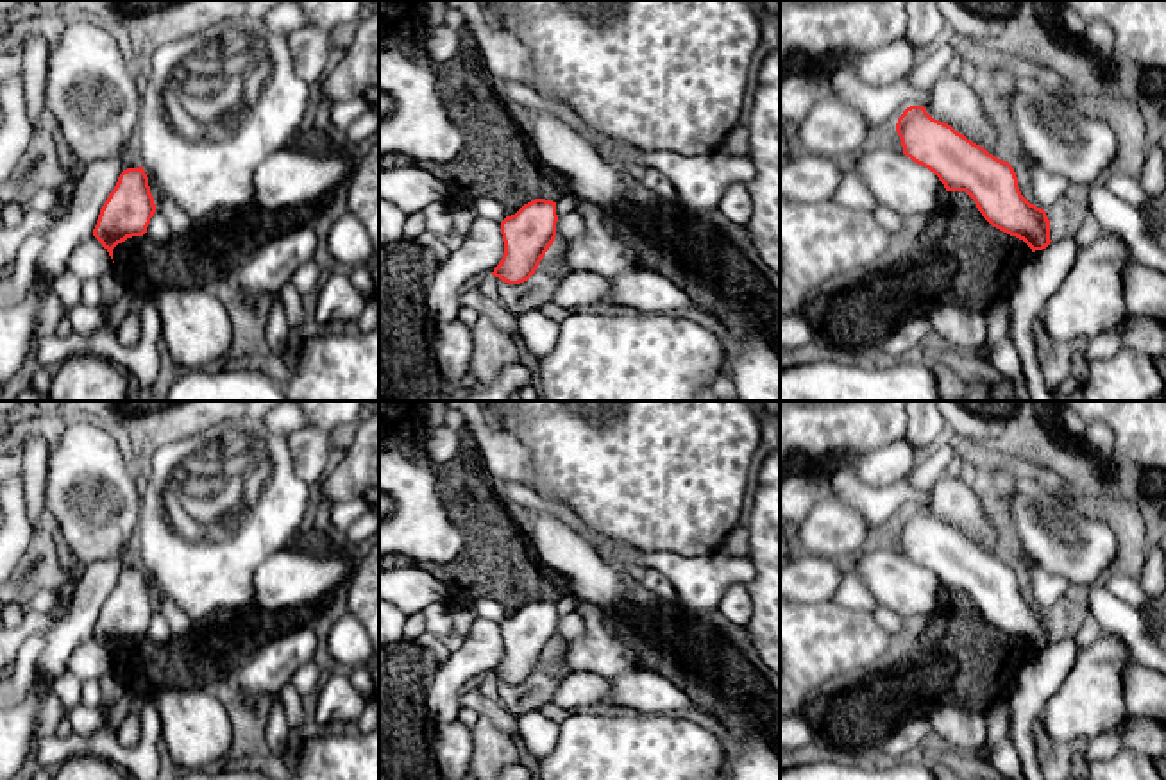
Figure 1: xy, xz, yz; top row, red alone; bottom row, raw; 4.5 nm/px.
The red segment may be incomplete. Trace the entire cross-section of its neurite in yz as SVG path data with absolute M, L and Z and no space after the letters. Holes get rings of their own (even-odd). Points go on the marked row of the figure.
M923 106L907 107L896 132L907 157L934 172L946 191L966 191L993 227L1023 240L1032 252L1050 245L1046 211L1021 195L1010 163L932 118Z

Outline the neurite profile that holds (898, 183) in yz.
M882 140L871 141L842 163L866 182L880 206L900 216L928 218L942 206L946 188L939 177Z

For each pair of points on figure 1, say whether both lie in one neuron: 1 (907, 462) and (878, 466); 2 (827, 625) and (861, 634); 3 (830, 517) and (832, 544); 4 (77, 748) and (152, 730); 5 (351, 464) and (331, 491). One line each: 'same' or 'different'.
1: same
2: same
3: same
4: same
5: same

